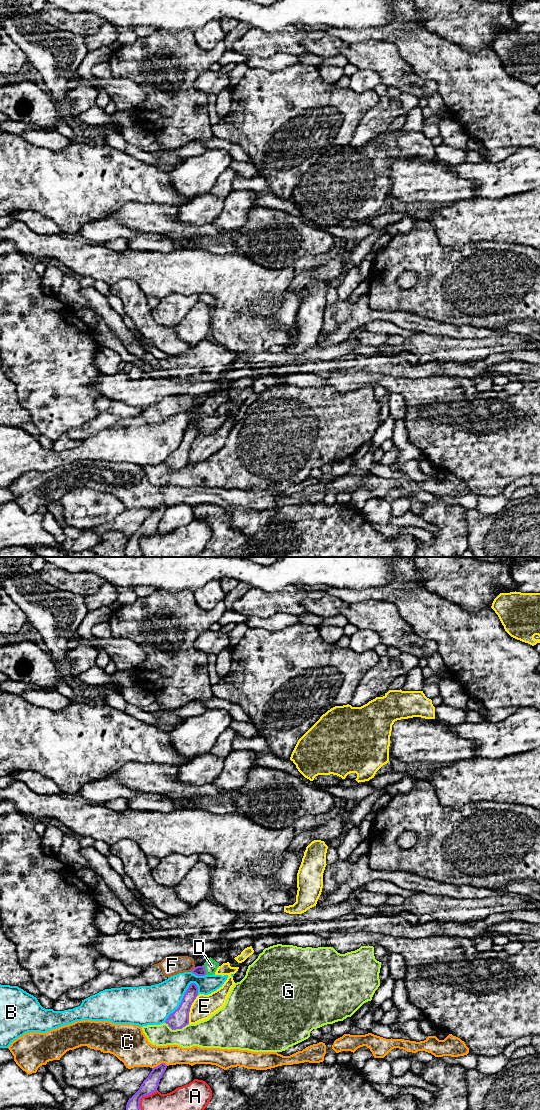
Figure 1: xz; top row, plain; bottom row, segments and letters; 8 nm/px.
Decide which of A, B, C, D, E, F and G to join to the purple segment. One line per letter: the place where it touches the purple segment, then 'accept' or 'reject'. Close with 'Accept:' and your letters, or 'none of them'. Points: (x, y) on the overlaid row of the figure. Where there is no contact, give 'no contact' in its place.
A: contact xz (143, 1096); reject
B: contact xz (182, 1001); reject
C: contact xz (160, 1064); reject
D: contact xz (205, 970); accept
E: contact xz (189, 1009); reject
F: contact xz (193, 969); reject
G: contact xz (177, 1028); reject
Accept: D

